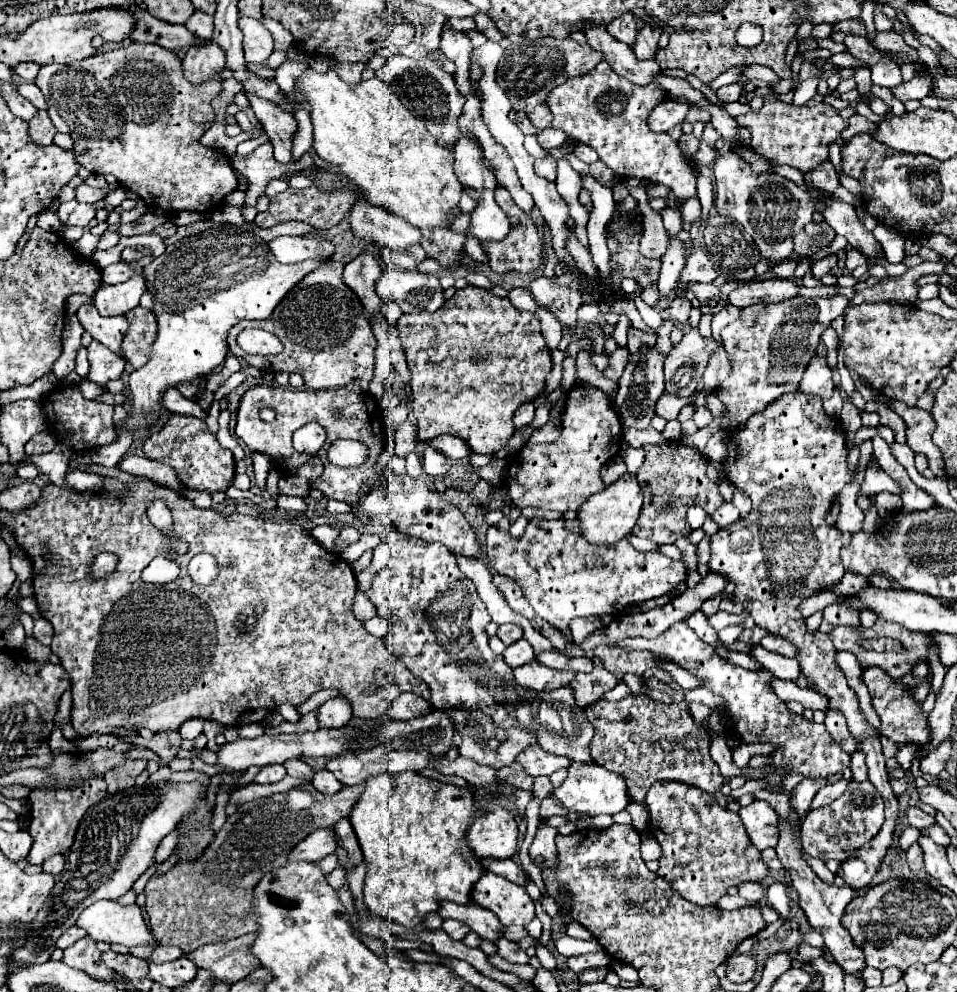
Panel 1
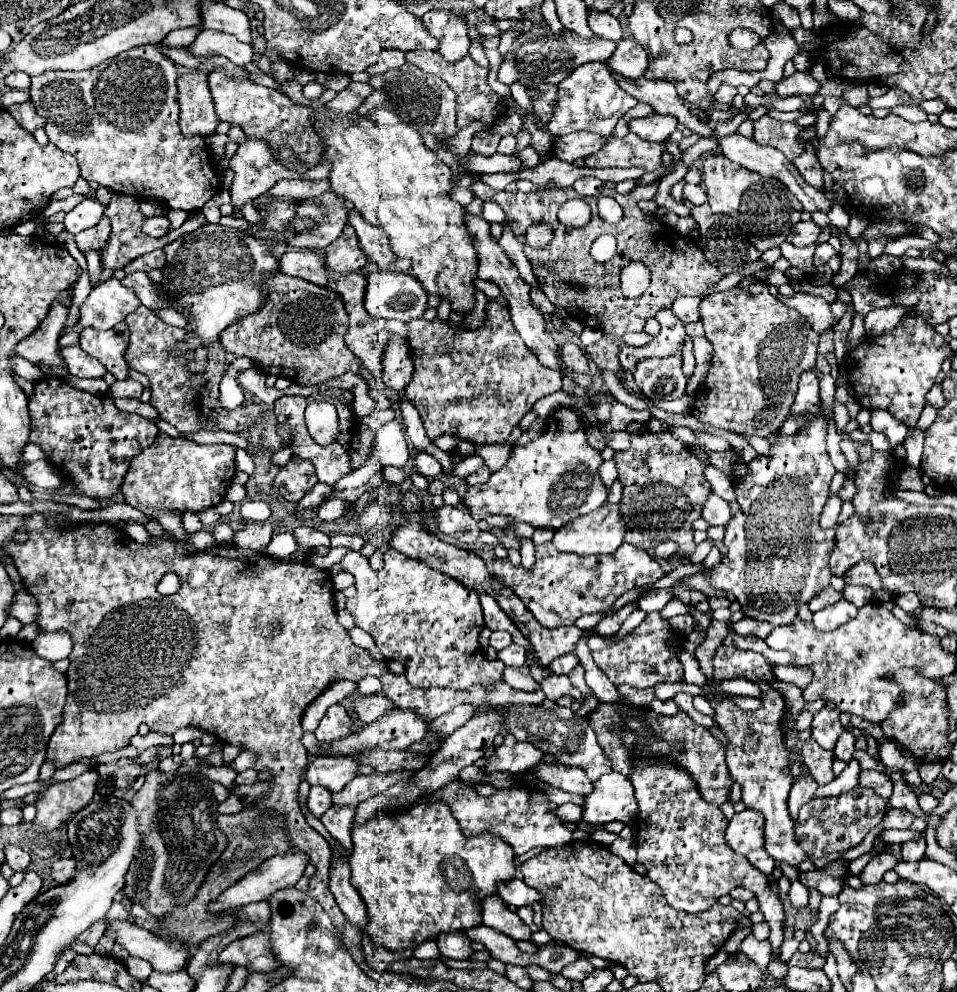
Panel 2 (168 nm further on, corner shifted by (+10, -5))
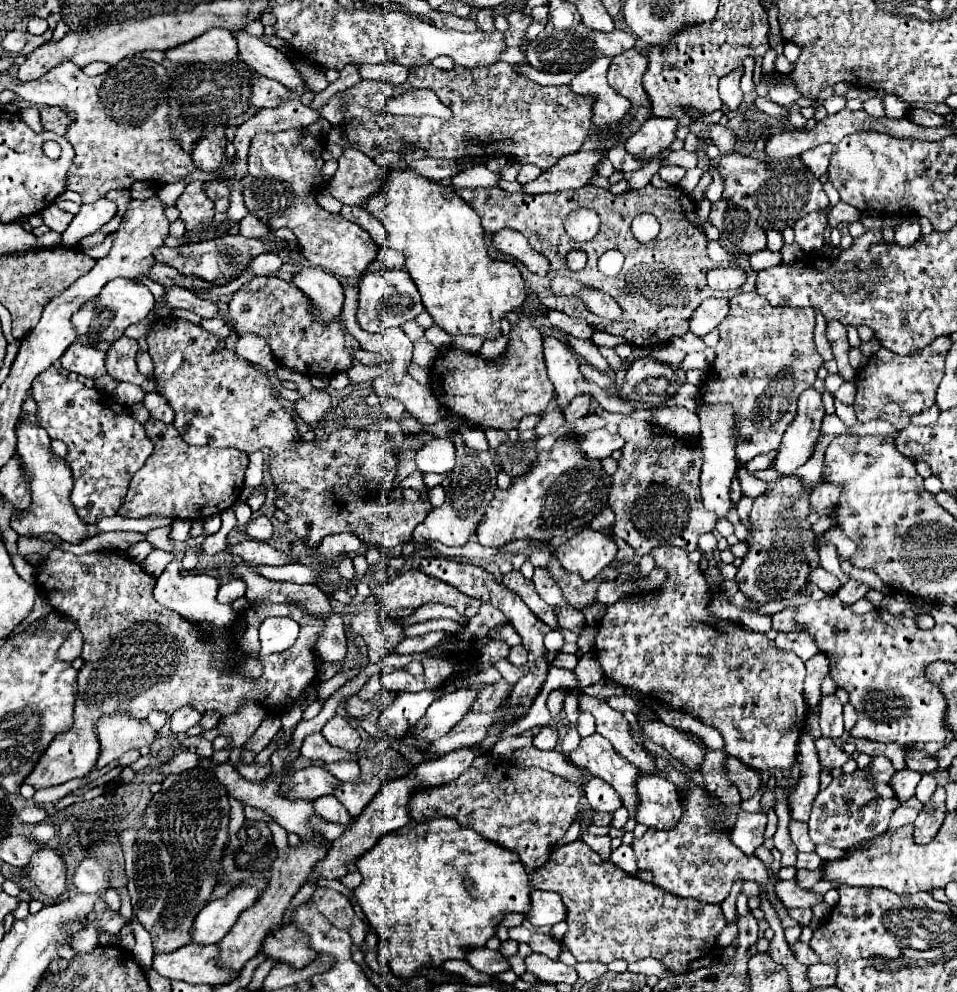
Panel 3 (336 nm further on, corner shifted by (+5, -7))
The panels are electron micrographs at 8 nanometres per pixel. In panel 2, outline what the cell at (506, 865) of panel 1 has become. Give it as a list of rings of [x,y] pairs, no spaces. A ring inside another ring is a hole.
[[[512,879],[508,883],[500,883],[498,893],[504,903],[514,907],[526,907],[526,905],[542,905],[542,893],[528,887],[522,879]]]

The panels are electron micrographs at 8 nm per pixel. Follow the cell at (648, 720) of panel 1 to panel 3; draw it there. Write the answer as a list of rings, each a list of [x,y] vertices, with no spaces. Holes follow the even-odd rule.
[[[727,757],[723,765],[725,765],[727,781],[739,789],[741,799],[749,799],[759,791],[761,775],[757,775],[755,771],[749,771],[749,767],[745,767],[741,761],[737,761],[733,757]]]

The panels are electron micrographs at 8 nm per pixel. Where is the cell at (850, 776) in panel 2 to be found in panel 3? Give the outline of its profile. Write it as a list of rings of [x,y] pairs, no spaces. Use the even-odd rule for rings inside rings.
[[[883,755],[873,757],[873,761],[865,767],[865,771],[867,771],[867,777],[869,777],[869,779],[883,781],[883,783],[887,783],[887,781],[891,779],[891,775],[895,773],[891,761],[889,761],[887,757],[883,757]]]

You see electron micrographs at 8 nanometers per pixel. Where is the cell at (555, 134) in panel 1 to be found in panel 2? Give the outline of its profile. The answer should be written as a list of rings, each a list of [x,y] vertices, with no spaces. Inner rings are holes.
[[[526,147],[520,151],[520,161],[524,167],[536,167],[538,165],[538,153],[532,149],[532,147]]]

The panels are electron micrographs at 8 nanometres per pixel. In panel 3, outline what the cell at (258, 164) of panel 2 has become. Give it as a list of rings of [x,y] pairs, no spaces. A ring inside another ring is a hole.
[[[247,213],[241,223],[239,223],[239,233],[243,237],[257,237],[257,239],[263,239],[267,233],[269,233],[269,227],[265,223],[261,223],[261,219],[257,219],[253,213]]]

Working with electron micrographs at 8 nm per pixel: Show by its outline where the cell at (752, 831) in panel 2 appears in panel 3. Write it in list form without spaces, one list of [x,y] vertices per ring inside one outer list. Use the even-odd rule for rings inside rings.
[[[739,811],[737,821],[731,829],[731,841],[745,855],[751,855],[759,845],[763,845],[765,825],[767,825],[767,815],[763,811],[759,811],[759,813]]]

